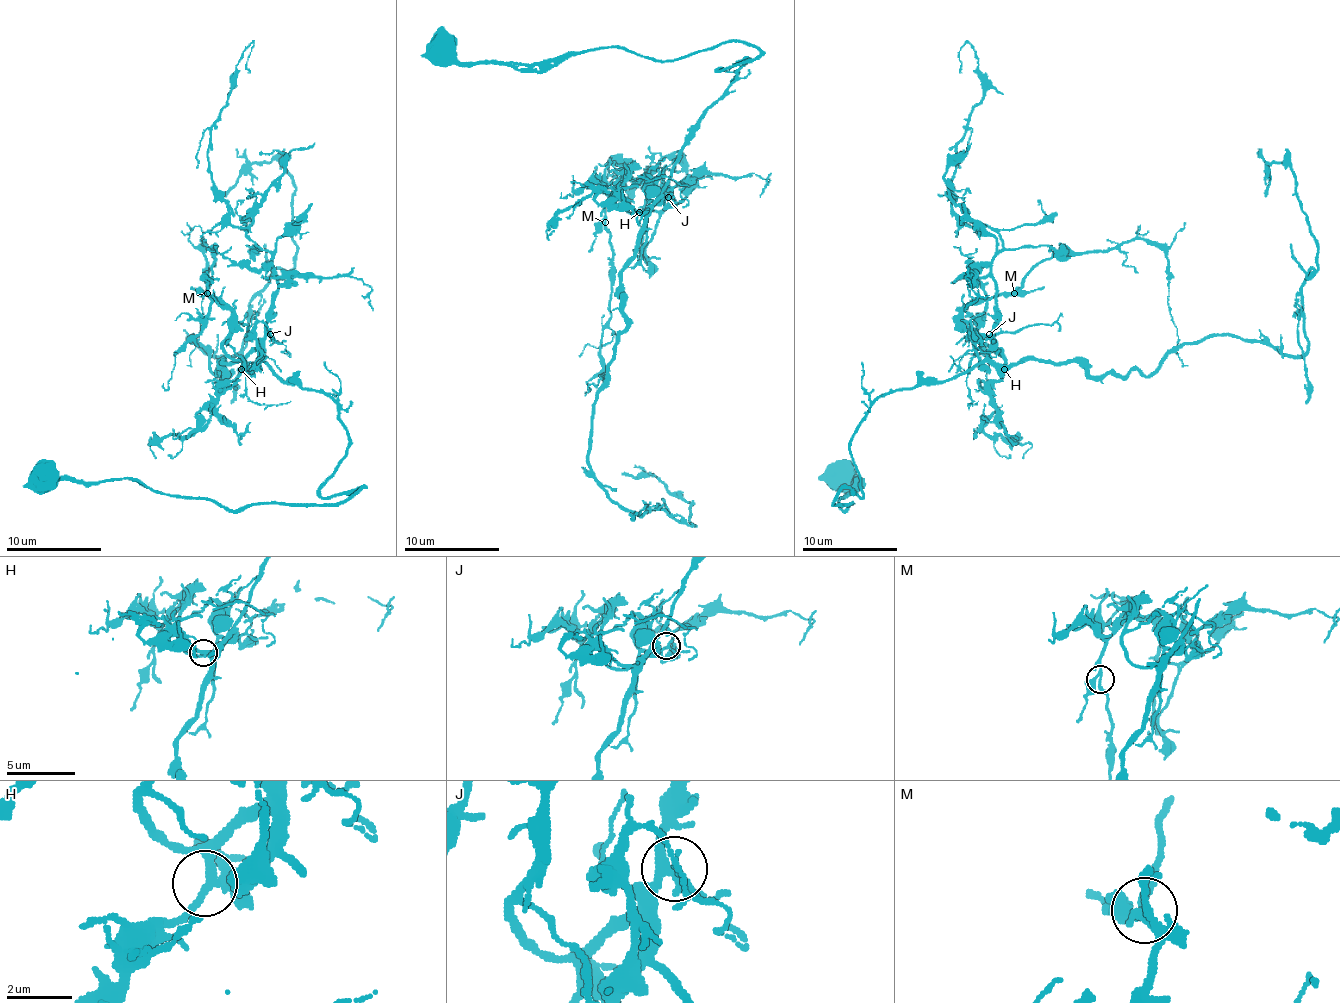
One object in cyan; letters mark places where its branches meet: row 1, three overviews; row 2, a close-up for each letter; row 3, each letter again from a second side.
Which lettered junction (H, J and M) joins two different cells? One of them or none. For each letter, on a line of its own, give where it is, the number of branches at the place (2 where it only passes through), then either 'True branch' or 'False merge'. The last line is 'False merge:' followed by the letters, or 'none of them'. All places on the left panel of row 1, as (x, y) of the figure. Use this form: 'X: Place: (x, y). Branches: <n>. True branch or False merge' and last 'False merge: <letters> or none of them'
H: Place: (241, 369). Branches: 3. True branch
J: Place: (270, 334). Branches: 3. True branch
M: Place: (207, 293). Branches: 3. True branch
False merge: none of them

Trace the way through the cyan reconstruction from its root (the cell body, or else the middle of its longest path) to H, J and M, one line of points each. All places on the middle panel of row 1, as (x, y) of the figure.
H: (653, 202), (639, 212)
J: (653, 202), (658, 197), (668, 197)
M: (653, 202), (641, 212), (629, 212), (625, 207), (620, 188), (629, 171), (608, 200), (606, 221)

